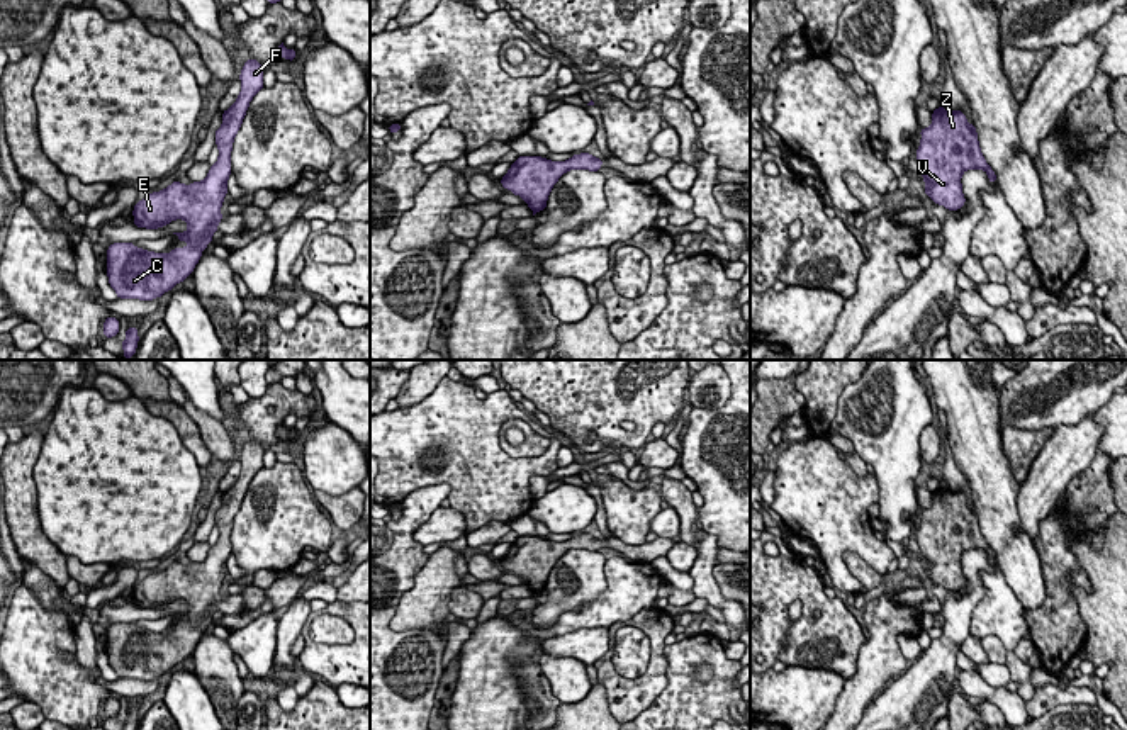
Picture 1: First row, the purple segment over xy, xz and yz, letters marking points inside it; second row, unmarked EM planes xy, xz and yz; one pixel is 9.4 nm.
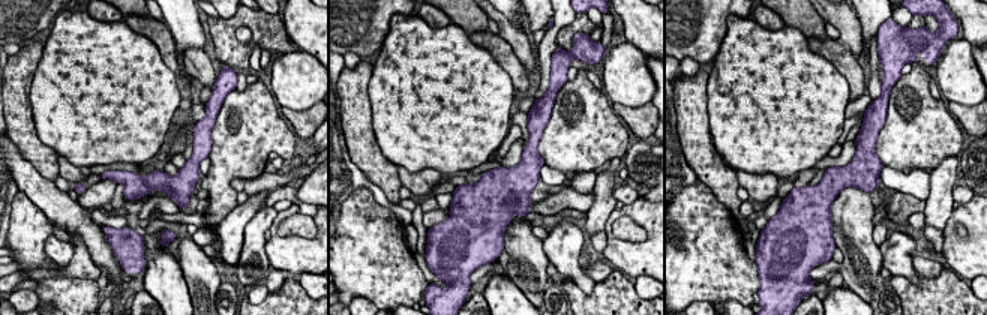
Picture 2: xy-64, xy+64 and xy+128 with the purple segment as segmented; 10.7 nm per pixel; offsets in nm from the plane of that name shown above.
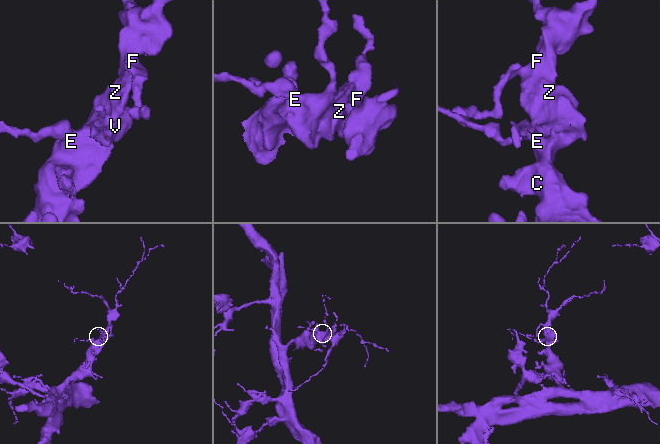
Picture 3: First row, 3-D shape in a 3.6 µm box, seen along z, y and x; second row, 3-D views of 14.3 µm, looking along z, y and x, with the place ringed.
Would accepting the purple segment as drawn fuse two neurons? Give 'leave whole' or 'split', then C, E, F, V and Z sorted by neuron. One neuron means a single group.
leave whole; C E F V Z

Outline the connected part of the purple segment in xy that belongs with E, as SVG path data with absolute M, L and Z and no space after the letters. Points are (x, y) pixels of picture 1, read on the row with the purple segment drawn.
M256 59L244 61L239 75L241 92L222 112L222 126L216 131L219 158L202 182L183 185L173 182L161 192L146 195L134 205L137 227L158 229L175 219L188 224L185 233L173 233L185 248L168 255L141 250L132 243L114 243L107 248L107 277L119 299L153 300L183 282L199 263L222 221L221 207L231 175L231 151L251 98L261 90L263 68Z

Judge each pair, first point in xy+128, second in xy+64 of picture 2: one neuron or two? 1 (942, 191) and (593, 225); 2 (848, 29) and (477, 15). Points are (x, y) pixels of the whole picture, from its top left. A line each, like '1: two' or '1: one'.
1: one
2: two

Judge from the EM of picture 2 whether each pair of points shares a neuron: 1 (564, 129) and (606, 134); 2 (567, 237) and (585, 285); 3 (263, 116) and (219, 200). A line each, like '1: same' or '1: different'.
1: same
2: same
3: same

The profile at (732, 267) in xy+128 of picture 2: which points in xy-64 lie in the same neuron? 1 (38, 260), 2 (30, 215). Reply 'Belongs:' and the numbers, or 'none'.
Belongs: 1, 2

